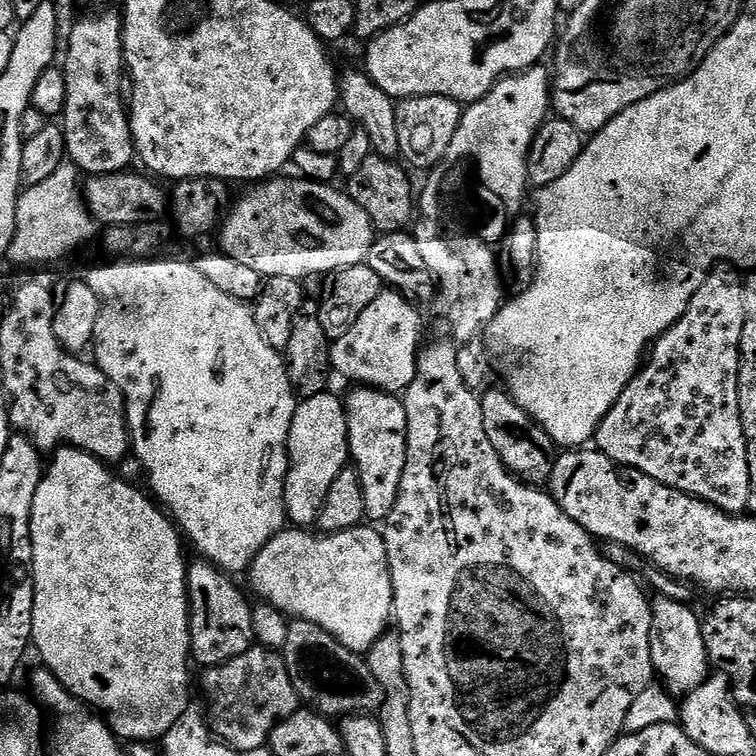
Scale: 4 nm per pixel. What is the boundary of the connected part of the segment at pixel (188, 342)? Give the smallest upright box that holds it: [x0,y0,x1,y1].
[86,258,298,574]

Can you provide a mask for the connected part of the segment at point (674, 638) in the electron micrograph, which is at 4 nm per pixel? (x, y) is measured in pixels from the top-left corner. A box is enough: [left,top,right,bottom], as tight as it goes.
[650,596,710,697]

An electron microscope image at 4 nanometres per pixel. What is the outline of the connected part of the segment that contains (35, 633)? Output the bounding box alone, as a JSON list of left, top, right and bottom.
[31,446,192,742]

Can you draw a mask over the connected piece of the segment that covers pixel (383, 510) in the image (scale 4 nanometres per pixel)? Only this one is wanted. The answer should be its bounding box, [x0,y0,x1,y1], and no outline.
[346,386,406,522]

